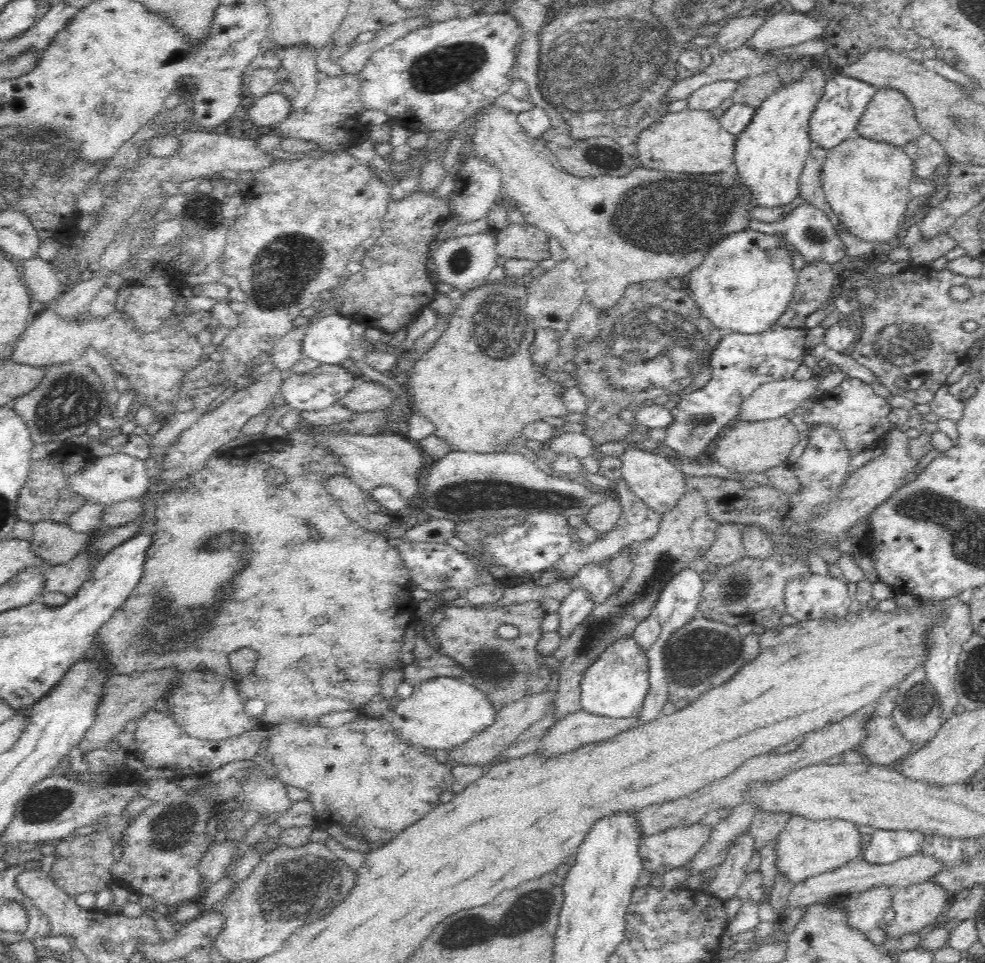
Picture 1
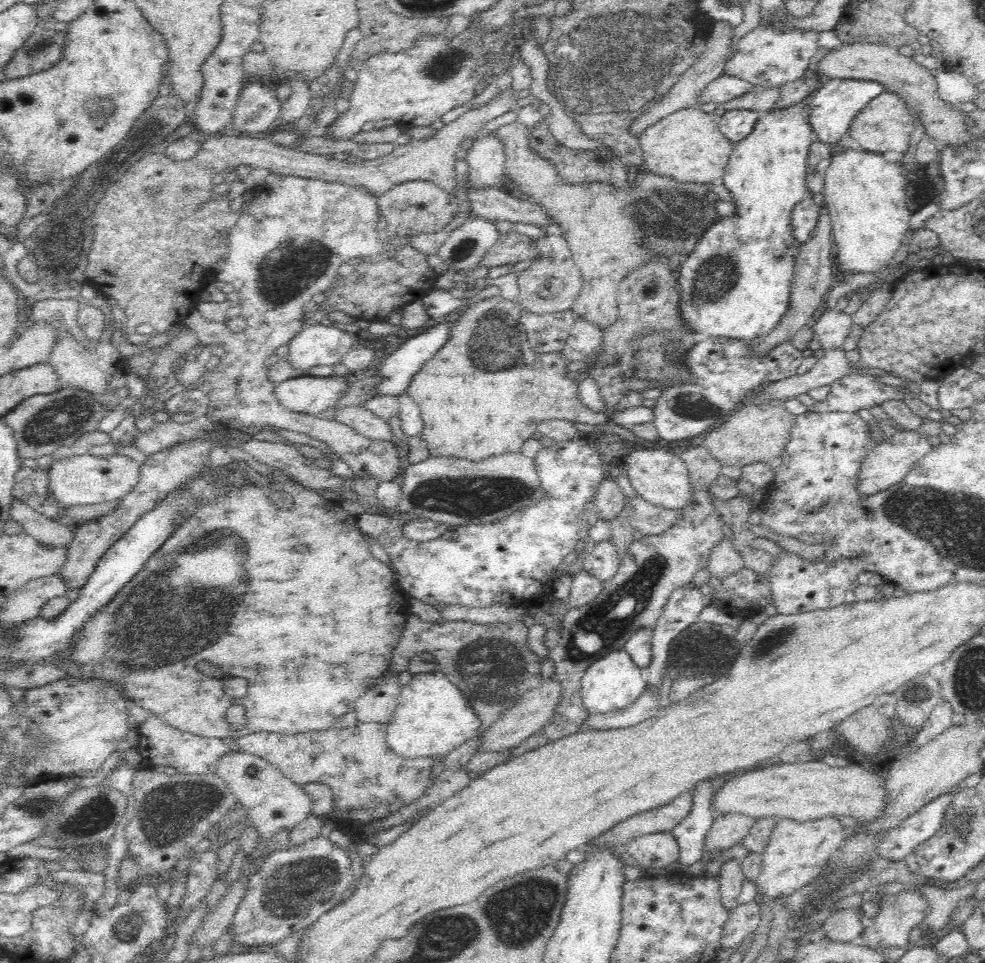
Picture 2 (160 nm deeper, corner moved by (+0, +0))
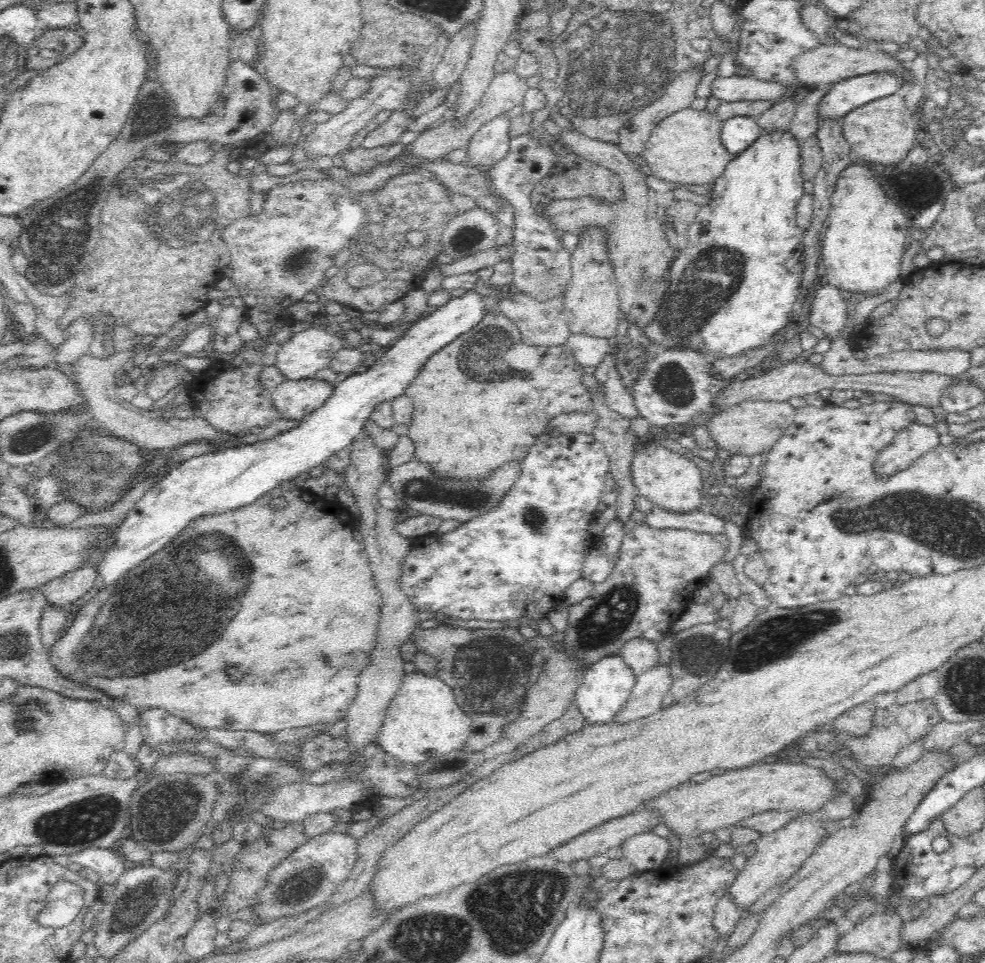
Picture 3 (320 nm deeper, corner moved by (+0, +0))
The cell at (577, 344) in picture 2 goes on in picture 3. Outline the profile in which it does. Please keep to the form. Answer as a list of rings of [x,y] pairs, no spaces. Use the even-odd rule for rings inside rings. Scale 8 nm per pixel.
[[[571,335],[566,340],[580,367],[598,367],[612,352],[610,340],[586,335]]]

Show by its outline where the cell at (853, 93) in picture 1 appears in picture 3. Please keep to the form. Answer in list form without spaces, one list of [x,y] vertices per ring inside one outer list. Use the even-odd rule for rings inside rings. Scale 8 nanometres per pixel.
[[[886,71],[846,77],[833,83],[818,104],[819,120],[841,120],[855,108],[896,93],[901,86],[902,77]]]

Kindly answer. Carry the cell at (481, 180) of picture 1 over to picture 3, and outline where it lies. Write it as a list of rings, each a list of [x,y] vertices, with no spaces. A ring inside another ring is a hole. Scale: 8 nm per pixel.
[[[503,112],[488,120],[474,134],[467,148],[467,158],[472,166],[478,166],[484,171],[484,168],[503,160],[510,150],[511,120],[508,112]]]

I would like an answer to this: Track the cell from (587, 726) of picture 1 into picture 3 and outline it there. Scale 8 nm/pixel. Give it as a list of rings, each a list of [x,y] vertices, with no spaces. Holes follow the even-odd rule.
[[[670,662],[667,664],[658,663],[637,674],[628,702],[614,716],[612,722],[624,724],[658,712],[672,682],[674,679],[670,673]]]

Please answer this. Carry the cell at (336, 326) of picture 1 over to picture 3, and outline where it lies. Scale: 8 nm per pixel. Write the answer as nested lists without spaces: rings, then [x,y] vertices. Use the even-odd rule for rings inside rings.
[[[310,328],[283,341],[273,365],[287,380],[315,378],[316,372],[328,367],[338,350],[346,345],[341,337]]]

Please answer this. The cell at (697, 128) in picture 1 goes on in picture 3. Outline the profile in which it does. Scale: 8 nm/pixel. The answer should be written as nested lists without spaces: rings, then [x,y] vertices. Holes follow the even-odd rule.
[[[691,107],[679,110],[662,120],[647,140],[642,157],[646,161],[645,170],[660,180],[678,184],[708,184],[722,176],[733,156],[724,148],[721,131],[724,121],[706,109]]]

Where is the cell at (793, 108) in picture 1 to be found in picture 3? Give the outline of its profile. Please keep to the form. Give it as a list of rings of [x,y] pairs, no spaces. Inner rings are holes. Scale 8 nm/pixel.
[[[763,132],[752,144],[742,150],[738,156],[728,163],[722,176],[719,176],[712,184],[710,200],[708,204],[700,208],[697,216],[689,225],[689,239],[684,249],[676,252],[676,258],[671,262],[668,270],[668,288],[664,298],[659,304],[656,320],[644,329],[644,336],[655,344],[655,350],[662,349],[696,349],[696,351],[708,352],[716,357],[730,357],[745,354],[746,351],[755,350],[768,345],[785,327],[793,325],[794,305],[797,304],[802,284],[802,270],[804,270],[804,245],[802,238],[804,231],[796,222],[796,207],[798,200],[804,196],[803,176],[801,175],[801,156],[798,138],[794,138],[791,132]]]

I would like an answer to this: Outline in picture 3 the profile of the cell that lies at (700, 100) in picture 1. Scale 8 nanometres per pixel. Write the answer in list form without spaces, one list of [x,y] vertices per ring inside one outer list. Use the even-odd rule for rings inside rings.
[[[733,75],[730,77],[716,77],[711,84],[711,95],[722,102],[738,102],[746,100],[774,100],[792,94],[792,87],[778,82],[758,80],[756,77]]]

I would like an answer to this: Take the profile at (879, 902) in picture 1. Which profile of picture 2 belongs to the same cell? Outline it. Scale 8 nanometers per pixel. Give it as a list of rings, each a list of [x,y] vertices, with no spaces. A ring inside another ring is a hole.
[[[861,908],[838,909],[829,914],[822,925],[826,939],[836,943],[859,941],[864,930],[864,922],[863,919],[860,921],[859,915]]]

